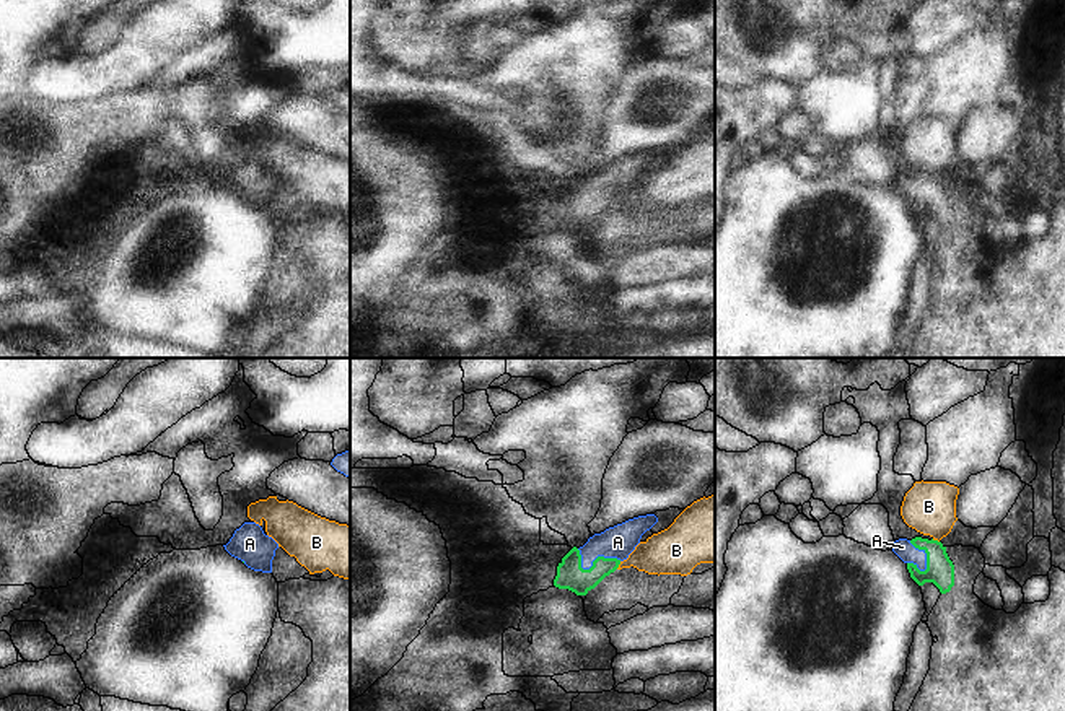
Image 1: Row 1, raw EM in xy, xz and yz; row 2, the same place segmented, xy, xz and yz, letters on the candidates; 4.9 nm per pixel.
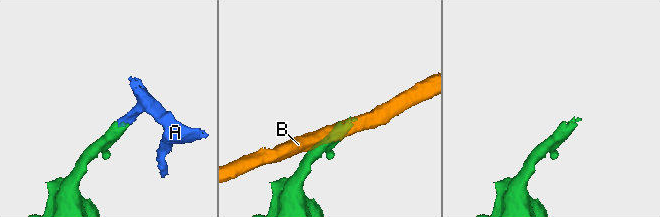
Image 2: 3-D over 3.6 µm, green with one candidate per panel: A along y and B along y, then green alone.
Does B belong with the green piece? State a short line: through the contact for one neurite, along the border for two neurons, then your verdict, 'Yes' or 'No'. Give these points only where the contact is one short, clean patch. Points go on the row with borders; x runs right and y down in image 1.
Line: xz (621, 562), (616, 568). No.

